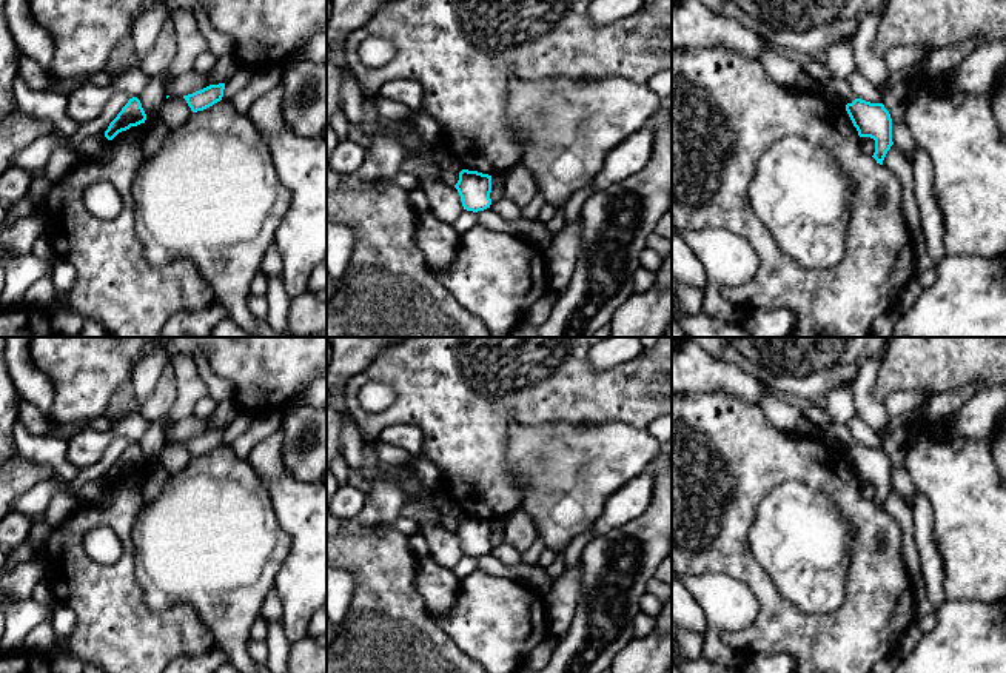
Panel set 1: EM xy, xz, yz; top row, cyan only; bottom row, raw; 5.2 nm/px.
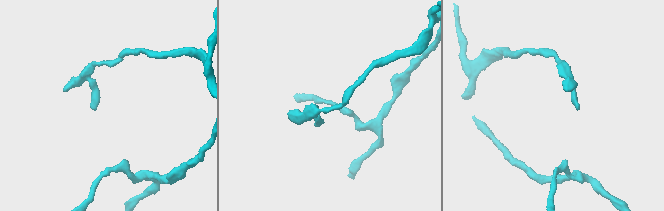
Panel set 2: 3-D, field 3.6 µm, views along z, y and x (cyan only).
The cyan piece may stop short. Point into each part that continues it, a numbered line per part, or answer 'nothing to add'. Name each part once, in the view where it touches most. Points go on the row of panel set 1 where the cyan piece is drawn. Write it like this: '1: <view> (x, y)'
nothing to add

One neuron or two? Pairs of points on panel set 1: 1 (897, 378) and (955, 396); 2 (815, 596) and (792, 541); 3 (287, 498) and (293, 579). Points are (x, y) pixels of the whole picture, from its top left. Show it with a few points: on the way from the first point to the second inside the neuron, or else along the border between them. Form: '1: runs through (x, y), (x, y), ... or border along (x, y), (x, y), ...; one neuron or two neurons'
1: border along (980, 382), (968, 382), (931, 396); two neurons
2: runs through (815, 582), (806, 555); one neuron
3: runs through (302, 518), (302, 559); one neuron

